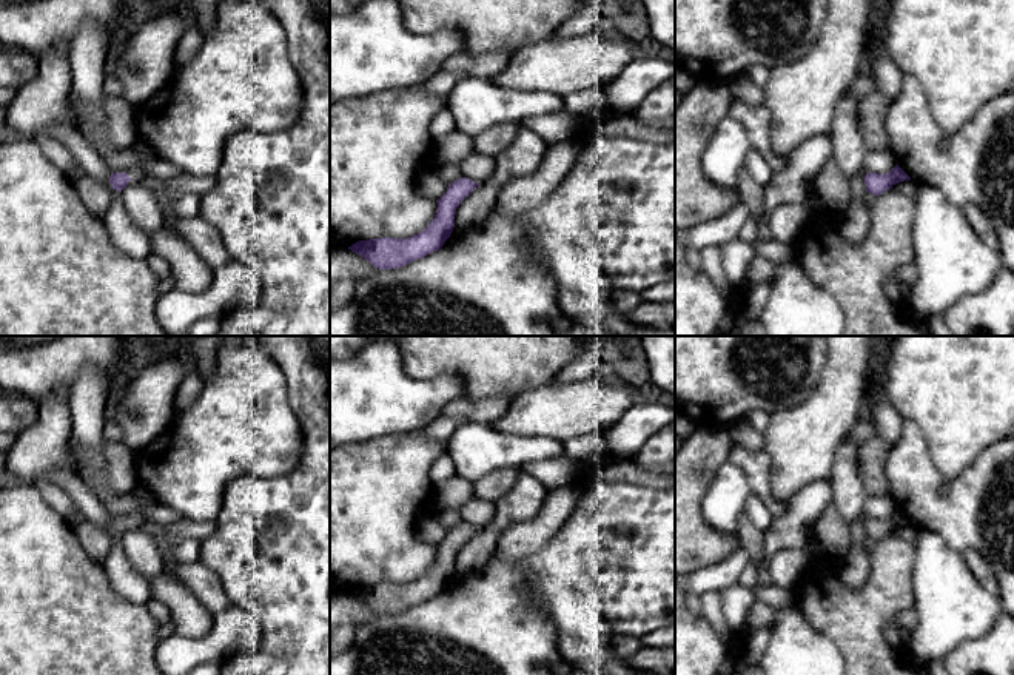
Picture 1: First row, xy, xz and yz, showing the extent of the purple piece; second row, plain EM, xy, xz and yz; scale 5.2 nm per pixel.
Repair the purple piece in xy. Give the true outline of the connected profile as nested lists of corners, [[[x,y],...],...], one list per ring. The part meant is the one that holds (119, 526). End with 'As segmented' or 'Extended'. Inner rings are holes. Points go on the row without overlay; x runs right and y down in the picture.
[[[133,513],[128,518],[112,518],[109,521],[109,529],[114,535],[120,536],[128,530],[129,526],[139,526],[143,522],[143,516],[140,513]]]. Extended

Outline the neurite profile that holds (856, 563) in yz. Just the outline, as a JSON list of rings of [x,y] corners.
[[[861,513],[849,524],[851,547],[841,559],[841,581],[854,589],[860,589],[869,573],[869,553],[865,550],[868,516]]]

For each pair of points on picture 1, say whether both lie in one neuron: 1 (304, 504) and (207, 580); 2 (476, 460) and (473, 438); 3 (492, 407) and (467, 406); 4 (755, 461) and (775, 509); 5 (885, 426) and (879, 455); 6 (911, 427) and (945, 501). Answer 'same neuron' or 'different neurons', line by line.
1: different neurons
2: same neuron
3: same neuron
4: same neuron
5: different neurons
6: same neuron

